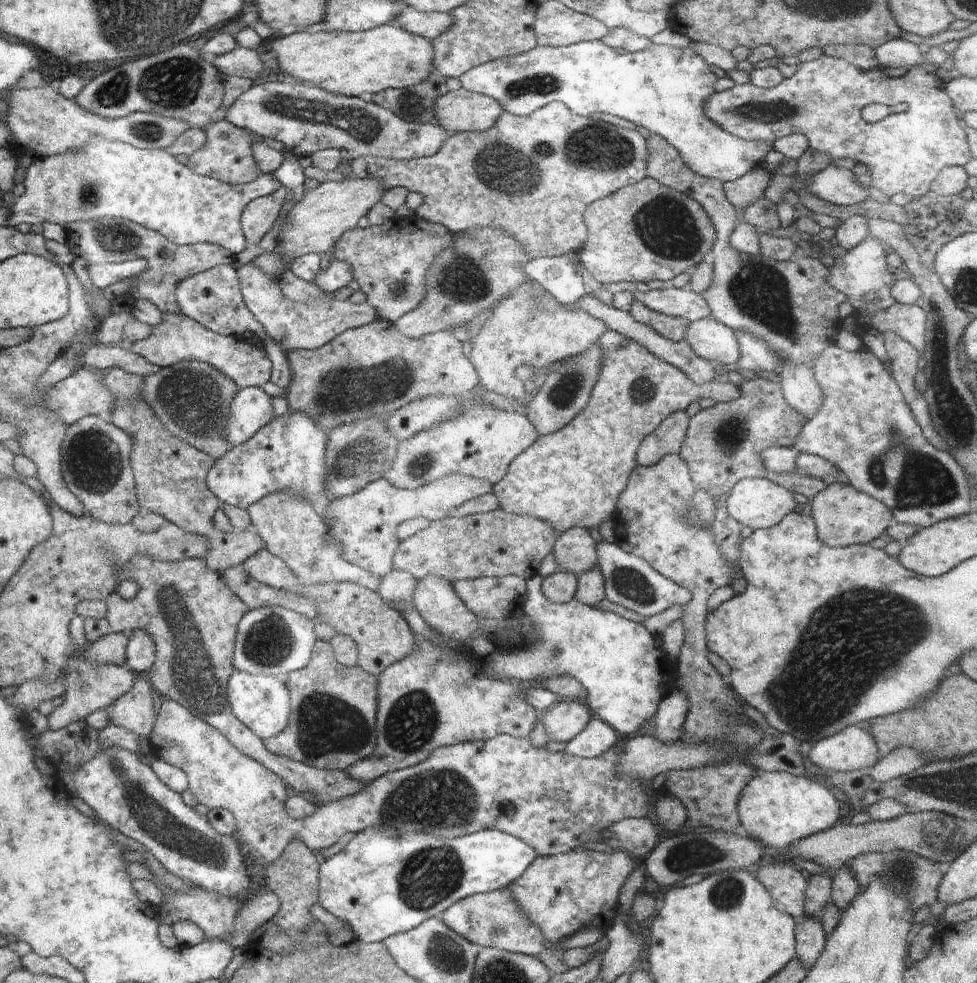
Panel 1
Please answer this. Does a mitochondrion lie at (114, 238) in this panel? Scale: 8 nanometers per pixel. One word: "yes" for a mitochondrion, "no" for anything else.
yes

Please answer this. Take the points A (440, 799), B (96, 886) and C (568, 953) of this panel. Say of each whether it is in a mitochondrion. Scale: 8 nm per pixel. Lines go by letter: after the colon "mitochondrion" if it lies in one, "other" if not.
A: mitochondrion
B: other
C: other

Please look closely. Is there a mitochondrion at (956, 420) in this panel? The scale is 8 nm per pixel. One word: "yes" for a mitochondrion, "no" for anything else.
yes

